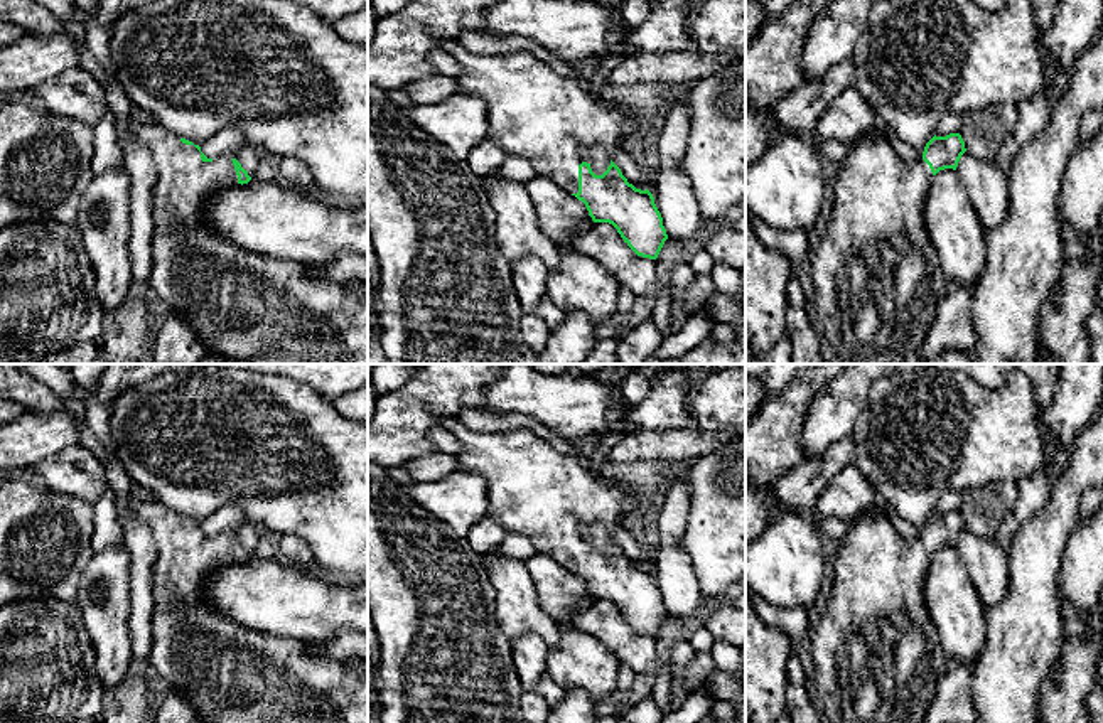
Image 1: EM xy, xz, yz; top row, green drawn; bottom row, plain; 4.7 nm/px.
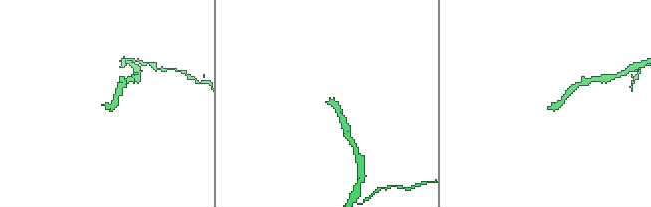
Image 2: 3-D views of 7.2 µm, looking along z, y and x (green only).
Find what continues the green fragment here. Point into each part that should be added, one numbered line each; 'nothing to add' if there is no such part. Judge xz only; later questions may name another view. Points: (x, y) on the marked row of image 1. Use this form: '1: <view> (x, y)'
1: xz (535, 113)

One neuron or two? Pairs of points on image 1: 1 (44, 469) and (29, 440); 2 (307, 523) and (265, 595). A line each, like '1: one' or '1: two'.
1: two
2: two

